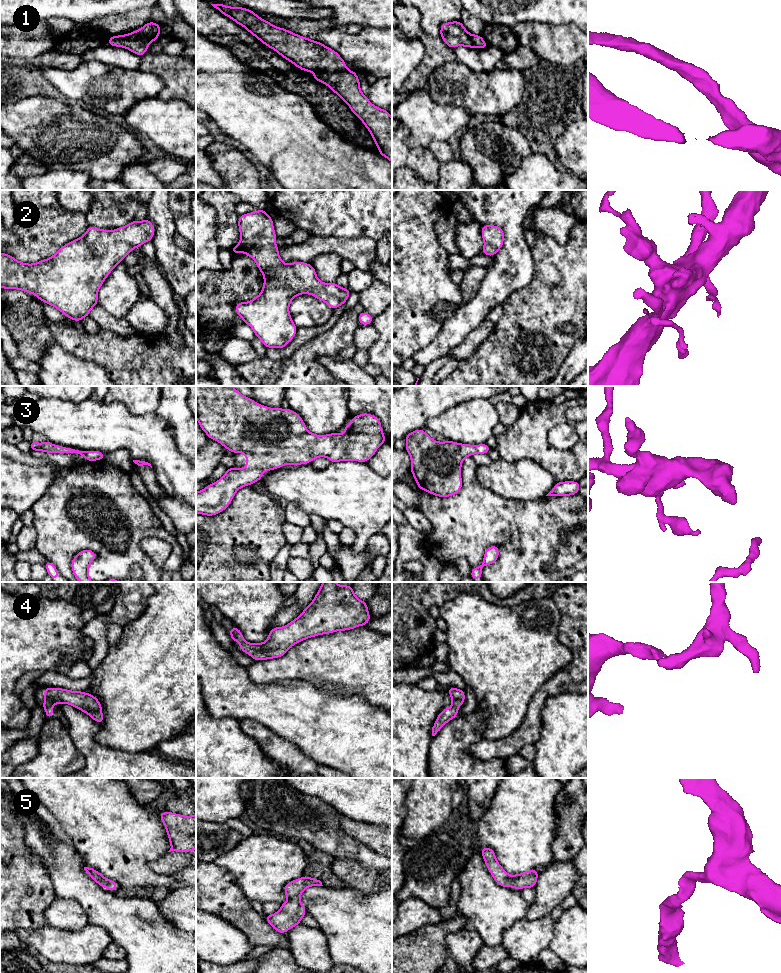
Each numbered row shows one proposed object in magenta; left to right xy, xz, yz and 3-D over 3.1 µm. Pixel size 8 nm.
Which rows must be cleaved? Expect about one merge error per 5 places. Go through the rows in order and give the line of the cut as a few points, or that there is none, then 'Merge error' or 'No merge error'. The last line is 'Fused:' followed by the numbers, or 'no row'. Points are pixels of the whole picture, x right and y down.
1: No split. No merge error
2: No split. No merge error
3: No split. No merge error
4: No split. No merge error
5: No split. No merge error
Fused: no row

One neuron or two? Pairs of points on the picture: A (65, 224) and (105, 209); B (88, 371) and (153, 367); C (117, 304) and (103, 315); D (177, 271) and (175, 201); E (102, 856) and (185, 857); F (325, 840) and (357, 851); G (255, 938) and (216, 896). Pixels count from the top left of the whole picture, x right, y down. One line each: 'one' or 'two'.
A: two
B: two
C: two
D: two
E: two
F: one
G: one

